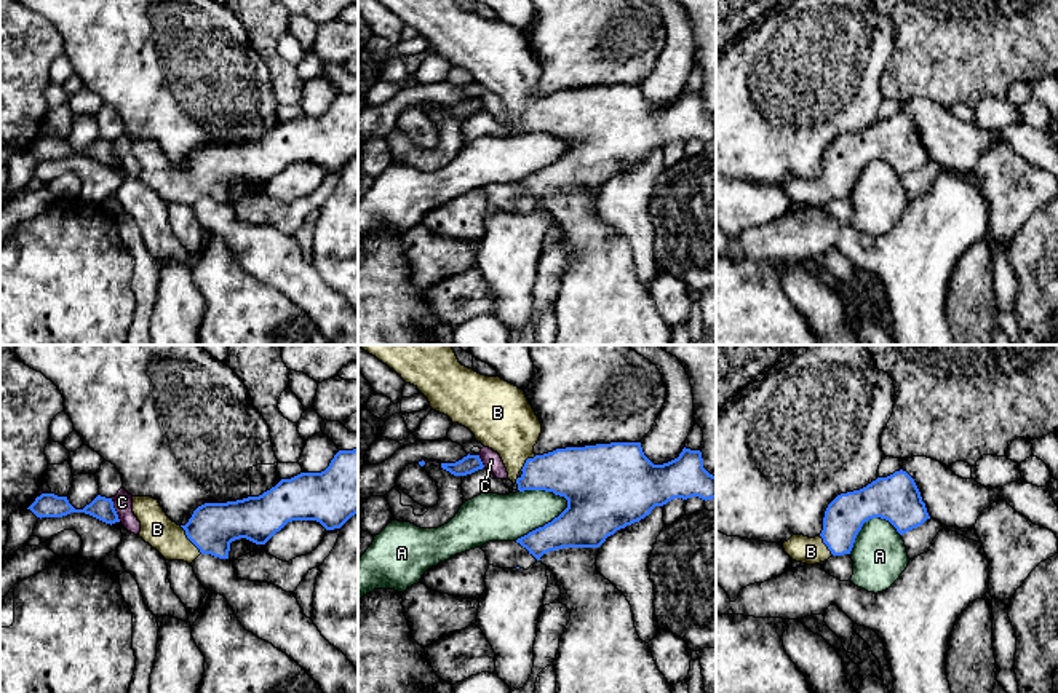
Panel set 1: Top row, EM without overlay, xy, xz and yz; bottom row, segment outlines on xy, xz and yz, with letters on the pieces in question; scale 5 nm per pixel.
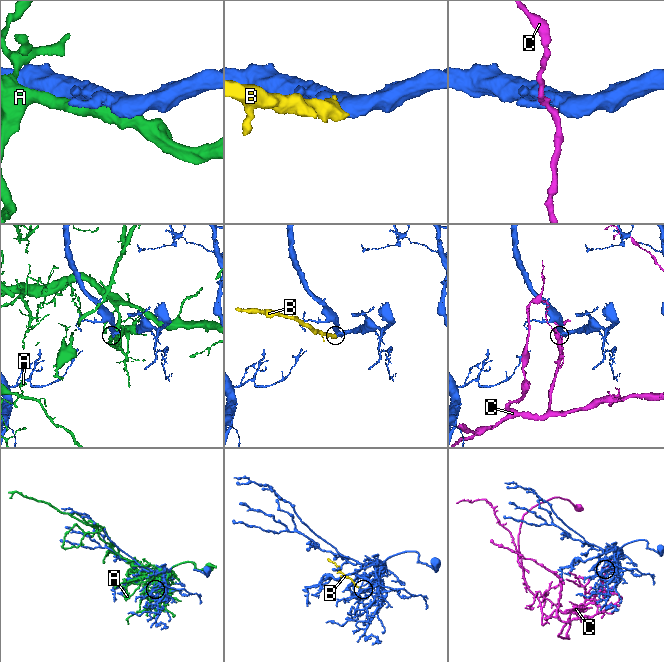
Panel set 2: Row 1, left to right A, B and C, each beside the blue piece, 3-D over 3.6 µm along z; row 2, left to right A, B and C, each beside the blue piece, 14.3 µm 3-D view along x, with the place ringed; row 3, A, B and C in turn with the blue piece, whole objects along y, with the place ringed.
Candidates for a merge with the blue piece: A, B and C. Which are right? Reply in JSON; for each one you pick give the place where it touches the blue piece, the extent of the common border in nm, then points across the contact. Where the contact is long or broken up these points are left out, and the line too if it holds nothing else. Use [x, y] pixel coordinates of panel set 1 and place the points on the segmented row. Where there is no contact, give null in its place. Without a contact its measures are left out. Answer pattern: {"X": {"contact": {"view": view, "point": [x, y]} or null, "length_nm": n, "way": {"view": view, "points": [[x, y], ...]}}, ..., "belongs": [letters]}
{"B": {"contact": {"view": "xy", "point": [189, 538]}, "length_nm": 180}, "belongs": ["B"]}

